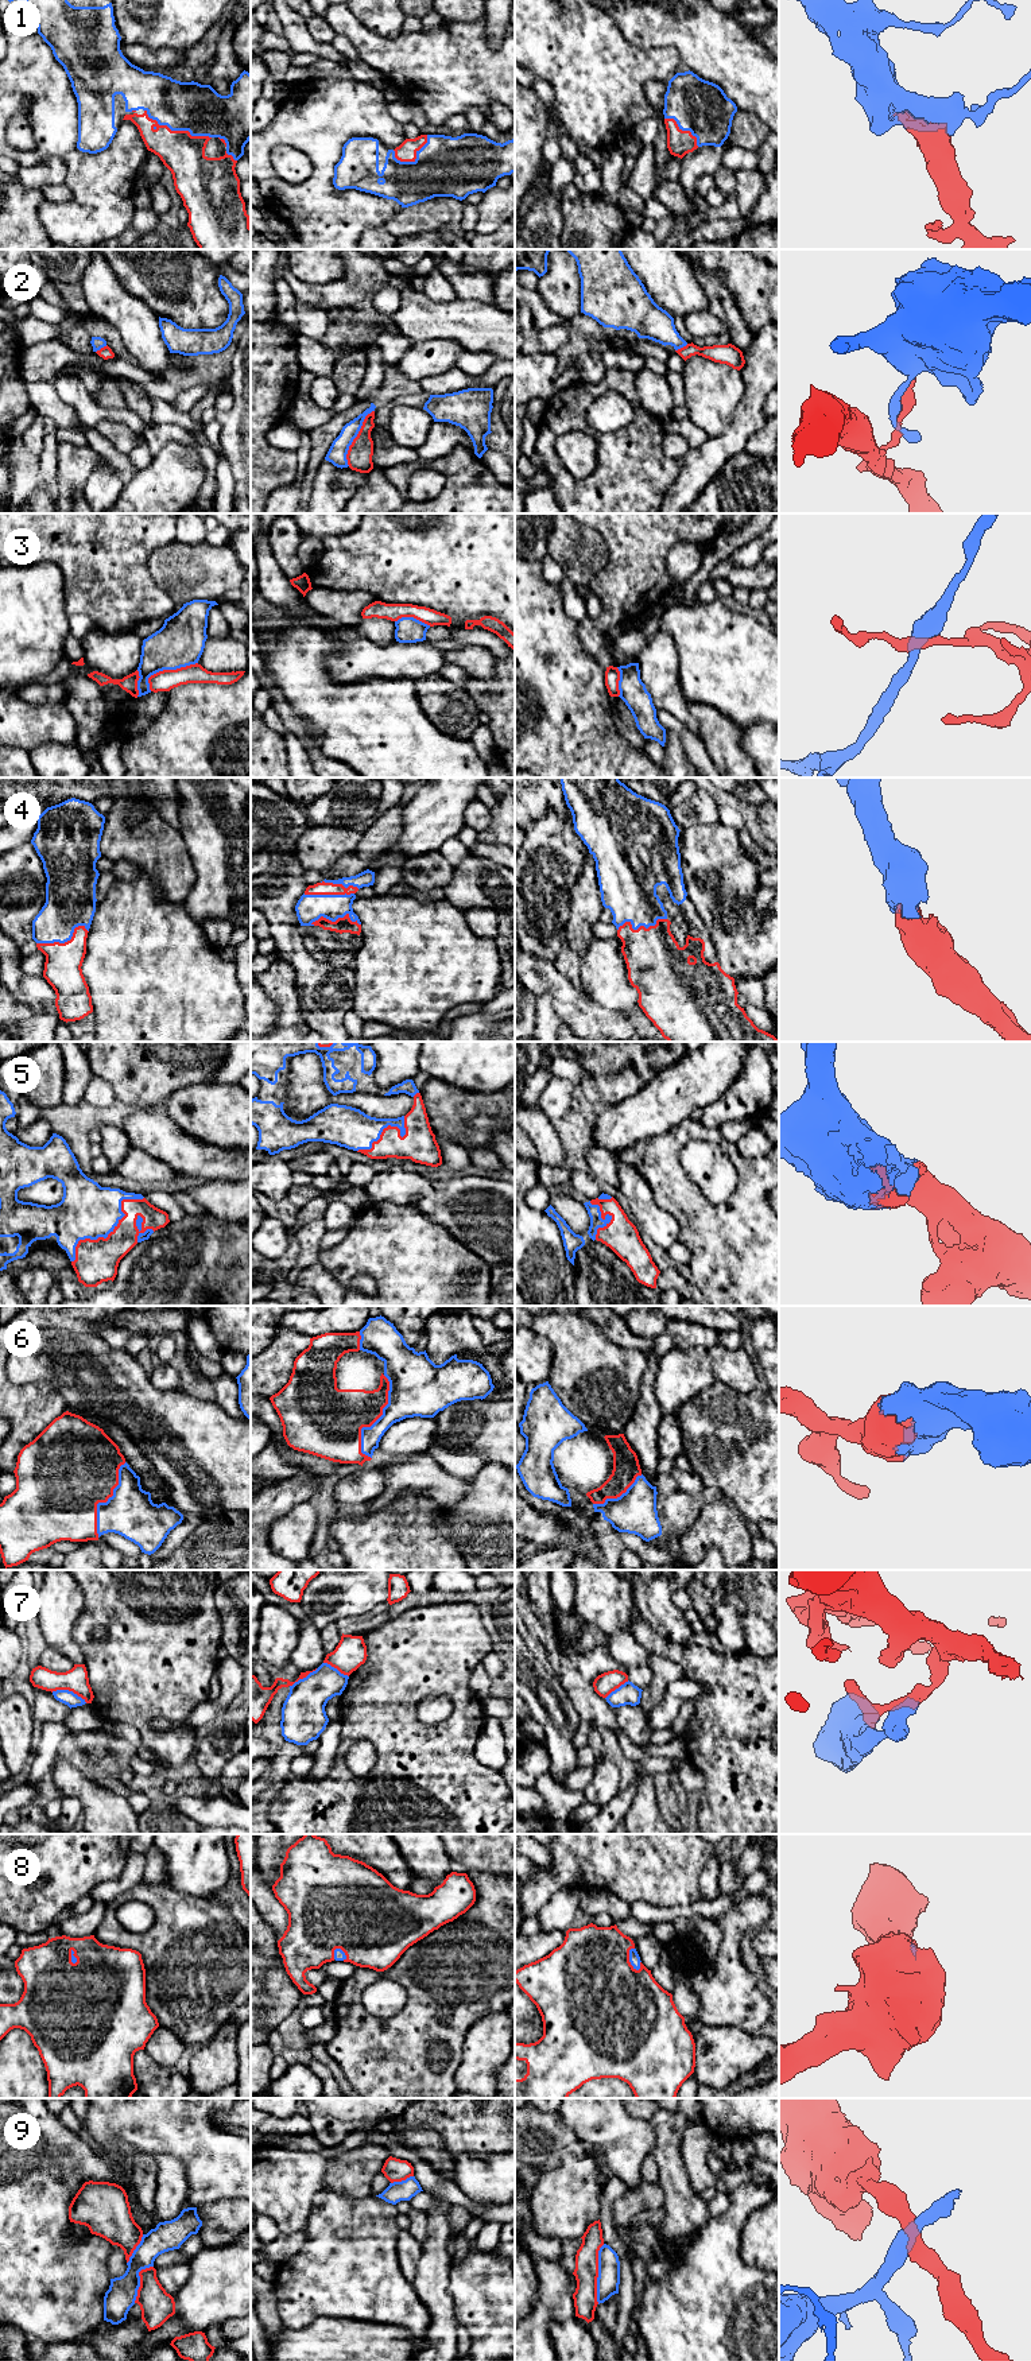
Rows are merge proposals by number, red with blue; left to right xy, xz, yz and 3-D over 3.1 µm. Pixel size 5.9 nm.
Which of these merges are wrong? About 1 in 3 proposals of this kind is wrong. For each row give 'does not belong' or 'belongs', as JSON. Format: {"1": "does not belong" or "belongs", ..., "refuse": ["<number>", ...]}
{"1": "belongs", "2": "does not belong", "3": "does not belong", "4": "belongs", "5": "belongs", "6": "belongs", "7": "does not belong", "8": "belongs", "9": "does not belong", "refuse": ["2", "3", "7", "9"]}

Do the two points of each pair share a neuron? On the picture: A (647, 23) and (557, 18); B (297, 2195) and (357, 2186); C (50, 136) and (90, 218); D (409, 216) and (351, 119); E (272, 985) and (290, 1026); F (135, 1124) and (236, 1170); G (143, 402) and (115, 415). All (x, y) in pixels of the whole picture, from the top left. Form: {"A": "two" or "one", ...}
{"A": "two", "B": "one", "C": "one", "D": "two", "E": "one", "F": "one", "G": "two"}

